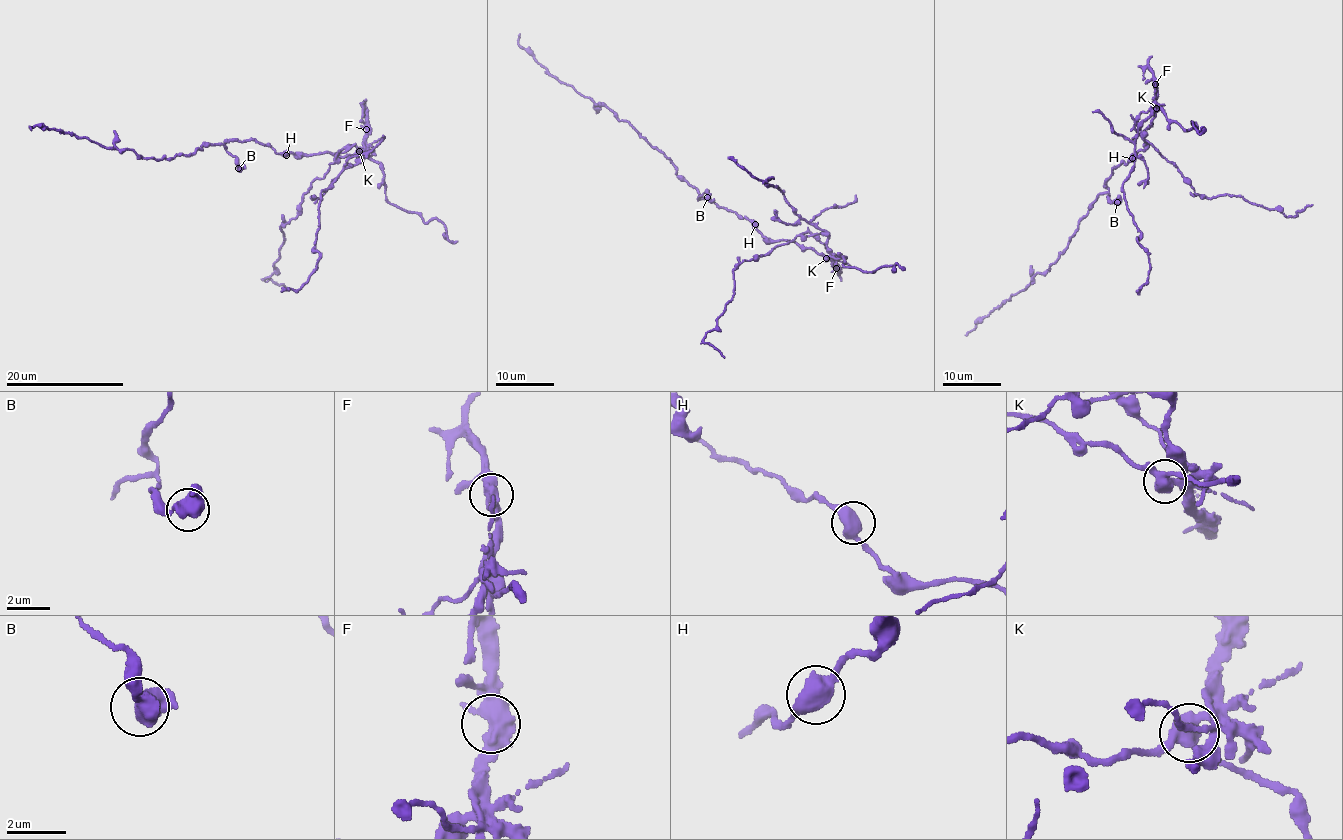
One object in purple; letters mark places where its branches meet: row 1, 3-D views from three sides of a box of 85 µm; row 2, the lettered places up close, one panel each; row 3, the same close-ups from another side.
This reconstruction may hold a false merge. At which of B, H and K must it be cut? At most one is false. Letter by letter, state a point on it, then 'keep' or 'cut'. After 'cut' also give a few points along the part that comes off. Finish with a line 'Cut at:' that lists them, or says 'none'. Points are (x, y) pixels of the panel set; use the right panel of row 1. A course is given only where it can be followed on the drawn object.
B: (1117, 202) | keep
H: (1132, 158) | keep
K: (1156, 108) | cut | (1156, 108), (1141, 113), (1135, 129), (1194, 191), (1207, 198), (1238, 195), (1295, 217), (1313, 205)
Cut at: K

